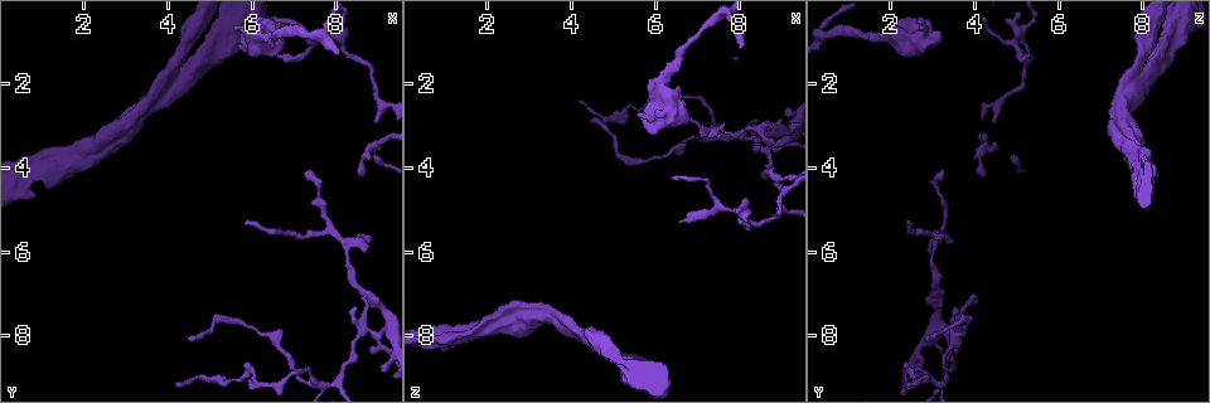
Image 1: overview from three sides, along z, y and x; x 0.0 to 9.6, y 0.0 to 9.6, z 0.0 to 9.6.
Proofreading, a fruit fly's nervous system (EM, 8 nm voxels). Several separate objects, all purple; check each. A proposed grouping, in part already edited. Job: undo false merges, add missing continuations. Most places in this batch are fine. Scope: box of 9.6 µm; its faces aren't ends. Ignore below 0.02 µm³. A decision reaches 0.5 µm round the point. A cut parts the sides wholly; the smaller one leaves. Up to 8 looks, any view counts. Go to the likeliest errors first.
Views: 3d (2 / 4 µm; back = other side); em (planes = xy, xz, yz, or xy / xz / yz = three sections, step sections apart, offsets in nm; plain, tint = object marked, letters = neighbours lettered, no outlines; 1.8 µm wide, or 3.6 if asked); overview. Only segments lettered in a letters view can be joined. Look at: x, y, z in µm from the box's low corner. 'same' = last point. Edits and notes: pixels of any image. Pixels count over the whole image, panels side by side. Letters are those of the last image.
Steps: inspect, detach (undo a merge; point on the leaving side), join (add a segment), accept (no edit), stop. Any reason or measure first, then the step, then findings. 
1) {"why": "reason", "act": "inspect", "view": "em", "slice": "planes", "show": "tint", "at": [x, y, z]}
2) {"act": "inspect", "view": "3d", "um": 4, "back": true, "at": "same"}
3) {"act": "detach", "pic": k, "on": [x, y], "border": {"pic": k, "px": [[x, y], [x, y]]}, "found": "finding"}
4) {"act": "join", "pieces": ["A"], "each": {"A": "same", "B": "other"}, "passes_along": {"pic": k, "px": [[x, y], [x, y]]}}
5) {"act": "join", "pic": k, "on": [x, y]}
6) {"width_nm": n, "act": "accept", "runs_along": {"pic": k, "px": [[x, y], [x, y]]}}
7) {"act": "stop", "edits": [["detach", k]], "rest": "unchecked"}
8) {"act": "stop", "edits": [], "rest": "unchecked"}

{"act": "inspect", "view": "3d", "um": 4, "at": [5.55, 0.65, 2.70]}

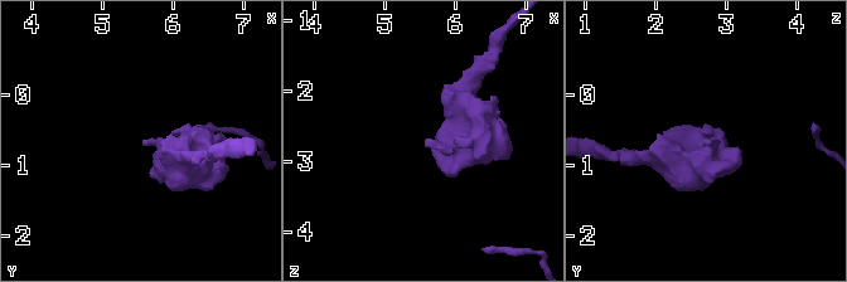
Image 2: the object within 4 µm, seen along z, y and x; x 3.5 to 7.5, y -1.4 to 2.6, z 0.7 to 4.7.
{"why": "shape alone is not enough", "act": "inspect", "view": "em", "um": 3.6, "slice": "planes", "show": "letters", "at": [5.60, 0.65, 2.75]}

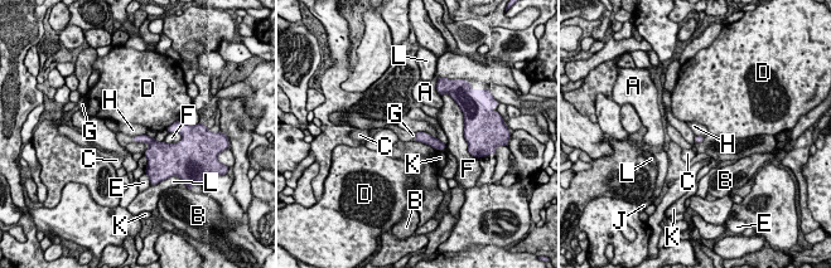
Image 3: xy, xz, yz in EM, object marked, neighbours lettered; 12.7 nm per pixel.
{"act": "join", "pieces": ["G"], "each": {"A": "other", "B": "other", "C": "other", "D": "other", "E": "other", "F": "other", "G": "same", "H": "other", "J": "other", "K": "other", "L": "other"}, "found": "it goes on there"}

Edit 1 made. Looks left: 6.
{"why": "sudden change in width", "act": "inspect", "view": "3d", "um": 4, "at": [8.80, 7.90, 3.50]}

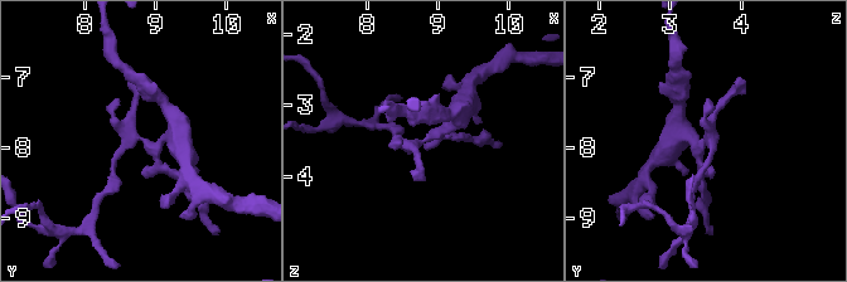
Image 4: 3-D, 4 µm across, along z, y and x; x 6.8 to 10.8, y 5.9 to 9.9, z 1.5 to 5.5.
{"why": "shape alone is not enough", "act": "inspect", "view": "em", "slice": "xy", "step": 16, "show": "tint", "at": [8.75, 7.90, 3.50]}

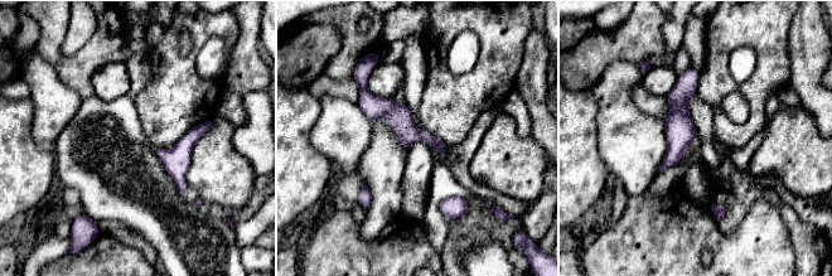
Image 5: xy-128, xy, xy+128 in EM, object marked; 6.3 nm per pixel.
{"why": "what lies round it", "act": "inspect", "view": "em", "slice": "xy", "step": 16, "show": "letters", "at": "same"}

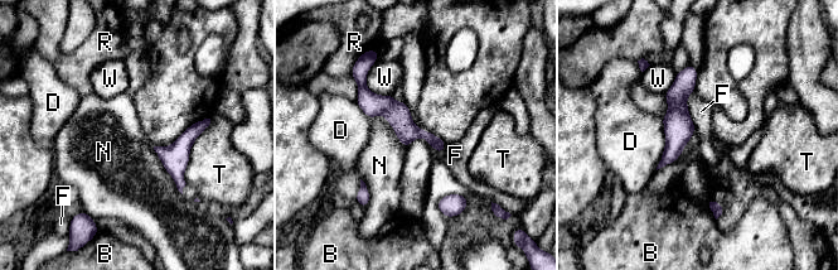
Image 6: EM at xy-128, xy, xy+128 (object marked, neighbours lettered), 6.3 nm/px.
{"longest_contact_nm": ["T", 440], "act": "accept", "each": {"B": "other", "D": "other", "F": "other", "N": "other", "R": "other", "T": "other", "W": "other"}, "border": {"pic": 6, "px": [[694, 88], [687, 111], [696, 129]]}, "found": "continuous, no second neuron"}

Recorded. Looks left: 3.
{"why": "thin end", "act": "inspect", "view": "em", "um": 3.6, "slice": "xy", "step": 4, "show": "letters", "at": [4.45, 8.00, 2.90]}

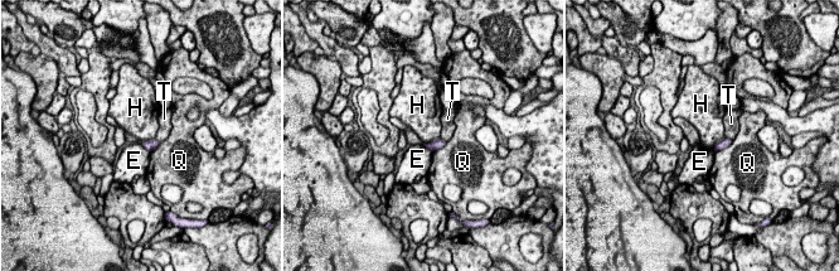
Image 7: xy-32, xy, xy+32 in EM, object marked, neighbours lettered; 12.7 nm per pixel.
{"act": "accept", "each": {"E": "other", "H": "other", "Q": "other", "T": "other"}, "border": {"pic": 7, "px": [[439, 139], [423, 144]]}, "found": "none of them fits"}

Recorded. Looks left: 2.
{"act": "stop", "edits": [["join", 3]], "rest": "unchecked"}

